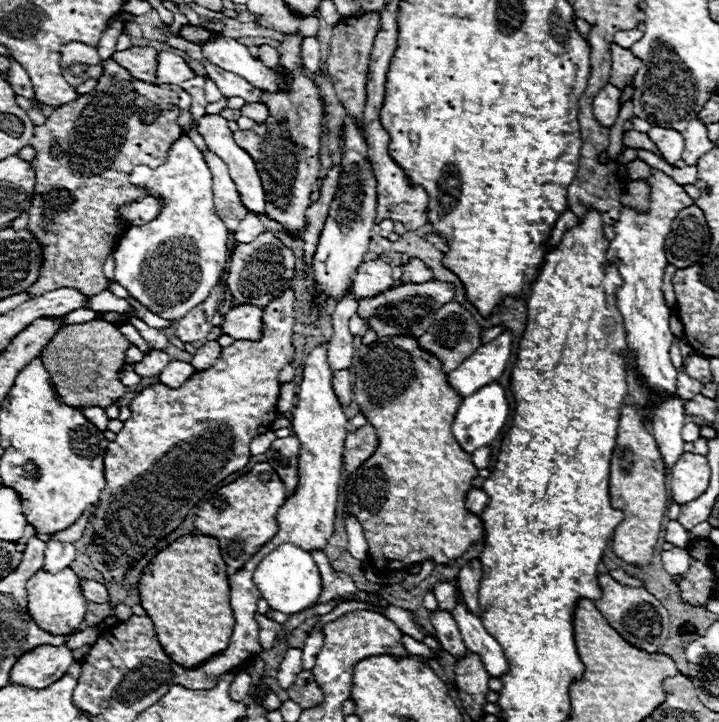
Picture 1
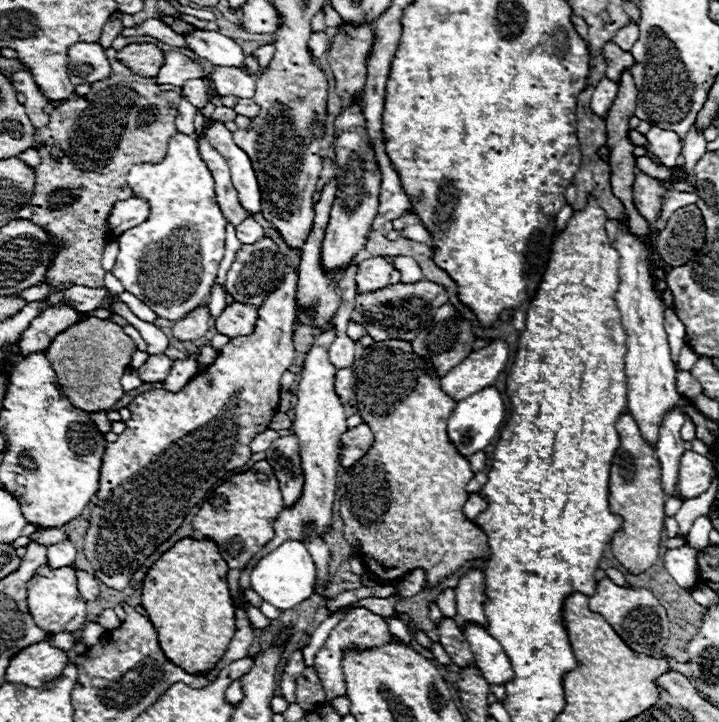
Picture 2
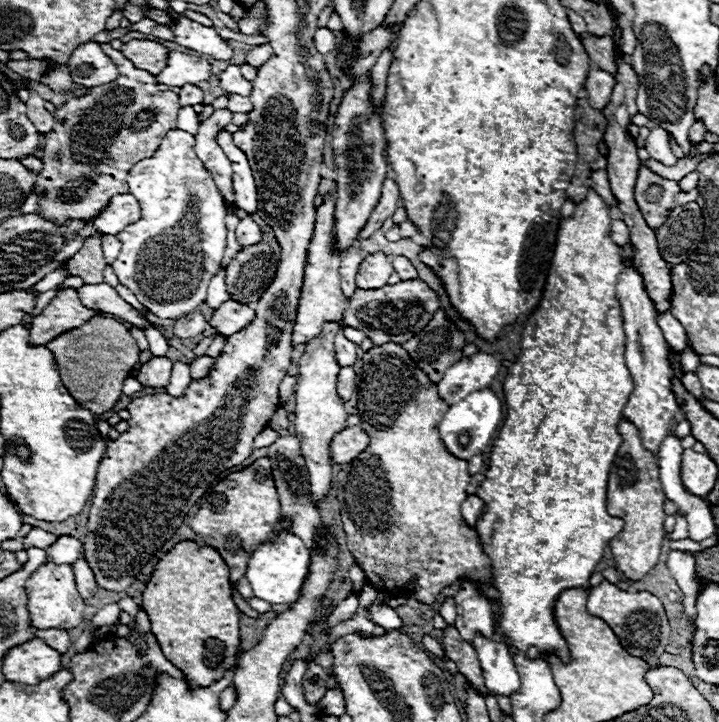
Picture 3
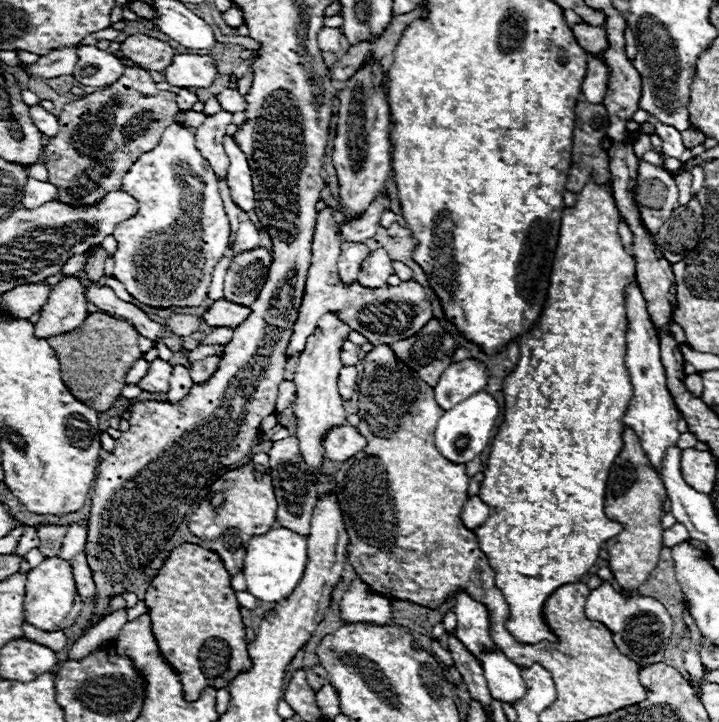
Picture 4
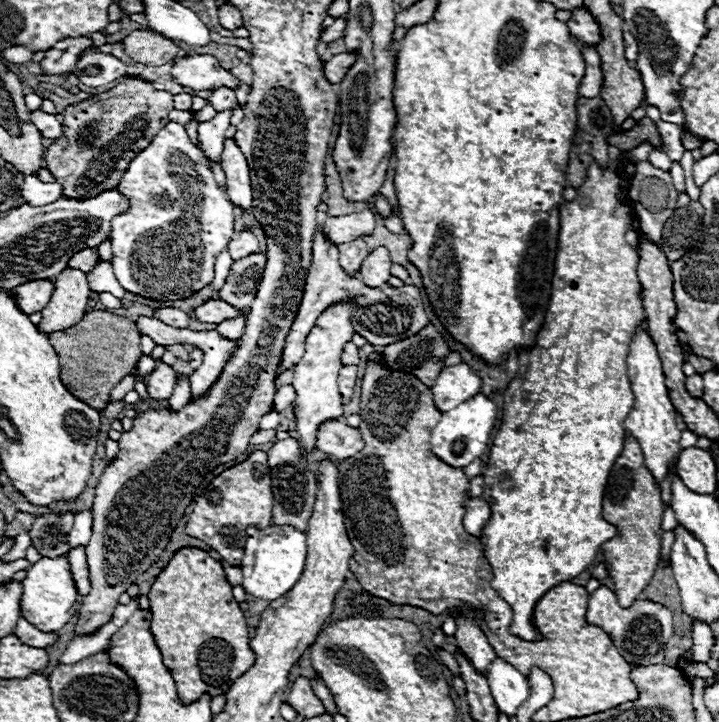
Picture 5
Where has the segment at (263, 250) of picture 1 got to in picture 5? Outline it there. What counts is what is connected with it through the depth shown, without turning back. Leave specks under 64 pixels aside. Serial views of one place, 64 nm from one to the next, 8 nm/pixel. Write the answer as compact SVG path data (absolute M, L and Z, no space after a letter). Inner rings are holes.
M248 254L240 260L234 260L230 274L220 290L220 300L236 306L238 310L248 310L252 300L256 298L256 290L260 286L264 268L266 268L266 254Z

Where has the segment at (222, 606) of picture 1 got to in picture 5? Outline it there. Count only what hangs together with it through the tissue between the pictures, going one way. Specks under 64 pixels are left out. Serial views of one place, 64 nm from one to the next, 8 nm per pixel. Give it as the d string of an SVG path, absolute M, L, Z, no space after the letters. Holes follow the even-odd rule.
M180 548L150 586L148 600L156 646L176 678L184 704L196 702L204 692L212 696L226 694L232 682L254 664L248 626L232 596L224 566L210 558L206 550Z

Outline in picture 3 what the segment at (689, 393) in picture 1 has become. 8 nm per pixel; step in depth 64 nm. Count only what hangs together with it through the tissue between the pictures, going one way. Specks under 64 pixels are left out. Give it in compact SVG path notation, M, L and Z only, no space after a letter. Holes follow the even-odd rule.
M686 372L686 374L682 374L680 382L682 382L682 386L684 386L694 398L700 398L700 396L702 396L702 386L700 386L700 380L696 378L696 374Z

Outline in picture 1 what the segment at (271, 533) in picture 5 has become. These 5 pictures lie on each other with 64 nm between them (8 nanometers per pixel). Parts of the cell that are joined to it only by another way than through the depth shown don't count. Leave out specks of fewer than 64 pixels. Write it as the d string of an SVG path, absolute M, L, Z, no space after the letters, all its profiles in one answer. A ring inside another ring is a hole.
M284 544L276 548L272 554L268 554L254 572L256 588L264 594L264 600L270 604L270 608L290 616L306 610L308 606L318 602L318 596L322 592L322 576L318 566L314 564L312 556L292 544Z

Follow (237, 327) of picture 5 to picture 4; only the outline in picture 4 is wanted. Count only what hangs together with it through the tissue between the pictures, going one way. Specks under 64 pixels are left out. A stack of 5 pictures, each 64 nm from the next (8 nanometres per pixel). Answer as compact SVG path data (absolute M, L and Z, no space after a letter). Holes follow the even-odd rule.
M216 328L212 334L206 334L206 338L200 344L228 344L232 340L232 330L224 330L224 328Z

